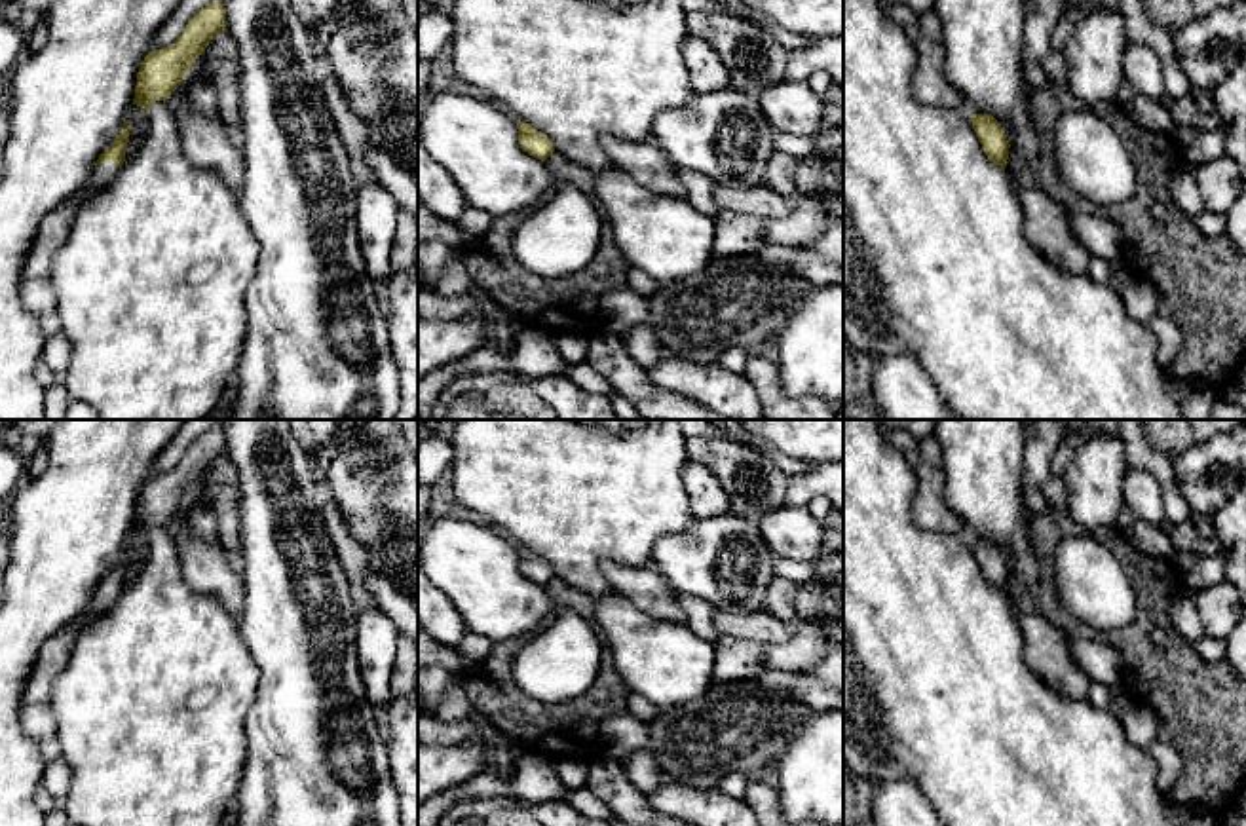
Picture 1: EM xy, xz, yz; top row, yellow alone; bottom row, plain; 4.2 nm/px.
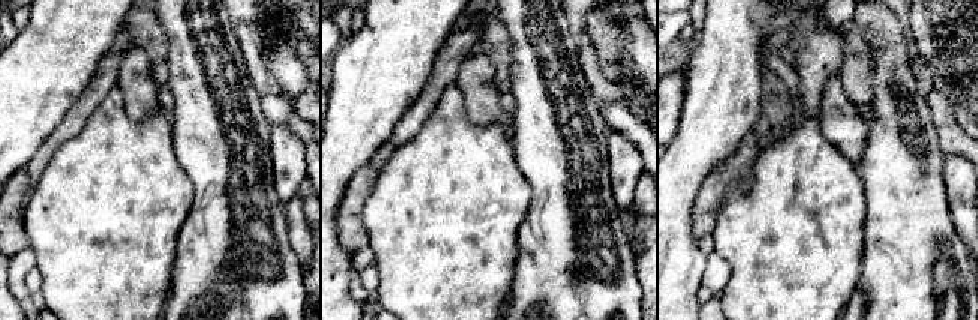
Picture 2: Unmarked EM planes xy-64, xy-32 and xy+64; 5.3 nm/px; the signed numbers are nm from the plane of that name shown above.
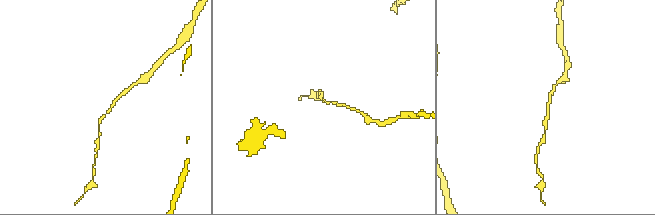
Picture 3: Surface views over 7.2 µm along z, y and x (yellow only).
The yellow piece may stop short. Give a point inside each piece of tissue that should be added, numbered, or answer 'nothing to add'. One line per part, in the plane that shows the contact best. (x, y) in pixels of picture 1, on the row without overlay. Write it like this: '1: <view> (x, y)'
nothing to add

